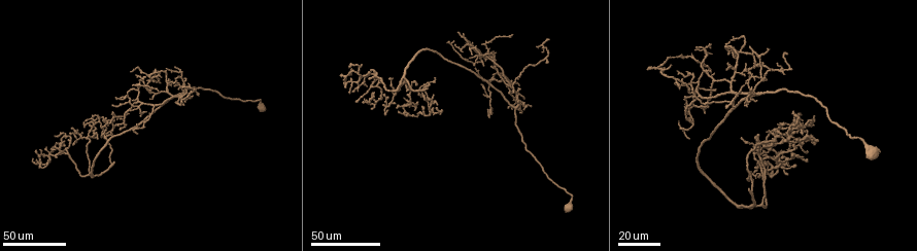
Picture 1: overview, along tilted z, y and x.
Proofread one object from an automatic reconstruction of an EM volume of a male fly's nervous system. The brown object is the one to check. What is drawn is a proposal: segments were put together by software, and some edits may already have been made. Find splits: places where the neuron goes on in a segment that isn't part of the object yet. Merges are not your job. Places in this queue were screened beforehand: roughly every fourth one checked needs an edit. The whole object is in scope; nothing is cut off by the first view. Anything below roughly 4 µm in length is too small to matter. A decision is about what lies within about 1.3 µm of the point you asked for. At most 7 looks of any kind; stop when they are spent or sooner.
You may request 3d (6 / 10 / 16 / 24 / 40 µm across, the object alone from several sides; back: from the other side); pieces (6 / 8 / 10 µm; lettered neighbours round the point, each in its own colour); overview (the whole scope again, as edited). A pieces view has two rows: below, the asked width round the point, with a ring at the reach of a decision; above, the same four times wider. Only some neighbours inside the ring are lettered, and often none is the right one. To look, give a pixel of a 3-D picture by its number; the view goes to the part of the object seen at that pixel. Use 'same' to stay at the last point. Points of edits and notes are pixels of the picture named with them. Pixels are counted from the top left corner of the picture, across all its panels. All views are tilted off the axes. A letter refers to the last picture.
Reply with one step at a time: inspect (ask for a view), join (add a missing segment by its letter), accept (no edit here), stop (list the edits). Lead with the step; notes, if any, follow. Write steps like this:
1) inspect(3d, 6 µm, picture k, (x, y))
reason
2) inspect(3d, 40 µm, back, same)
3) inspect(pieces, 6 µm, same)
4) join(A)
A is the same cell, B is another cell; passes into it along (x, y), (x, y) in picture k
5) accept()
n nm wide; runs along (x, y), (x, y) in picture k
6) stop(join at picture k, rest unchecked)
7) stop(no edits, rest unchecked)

inspect(3d, 24 µm, picture 1, (750, 188))
free end

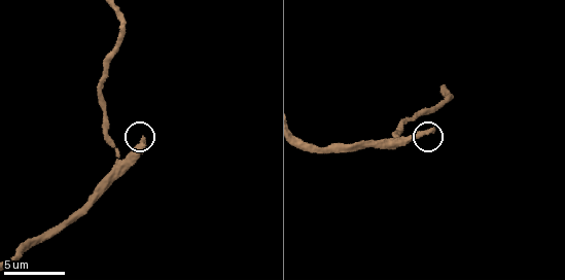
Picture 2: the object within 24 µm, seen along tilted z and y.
inspect(pieces, 8 µm, picture 2, (142, 140))

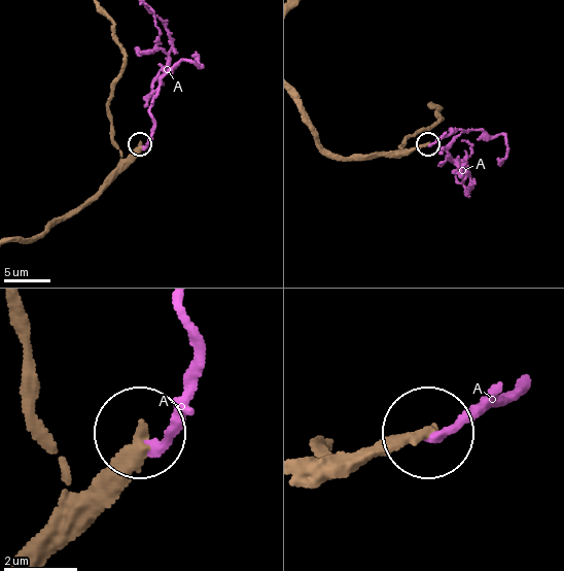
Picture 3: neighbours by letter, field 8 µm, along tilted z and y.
accept()
240 nm wide; A is another cell; runs along (35, 541), (136, 433) in picture 3; none of them fits

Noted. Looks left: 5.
inspect(3d, 24 µm, picture 1, (385, 115))

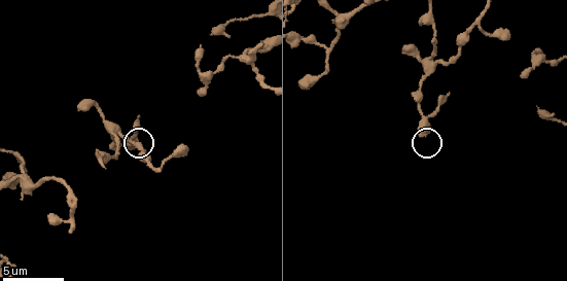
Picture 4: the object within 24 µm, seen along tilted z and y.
inspect(pieces, 8 µm, picture 4, (424, 132))

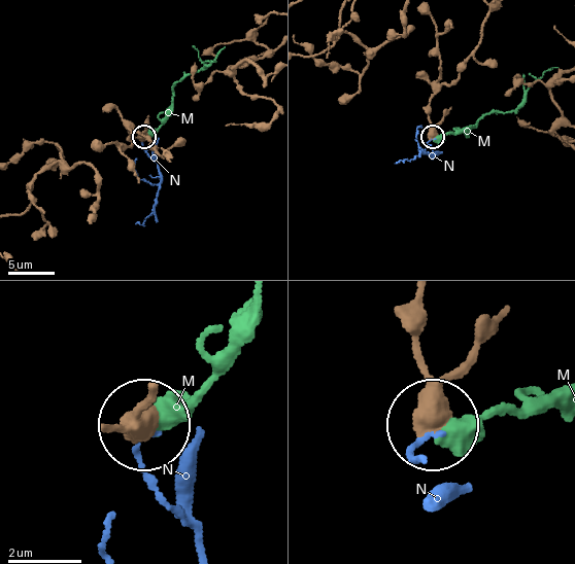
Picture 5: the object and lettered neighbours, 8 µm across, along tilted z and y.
accept()
M and N are other cells; runs along (421, 307), (416, 354), (430, 417) in picture 5; no lettered segment goes on from it

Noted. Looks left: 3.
inspect(3d, 24 µm, picture 1, (41, 162))
stops while still wide

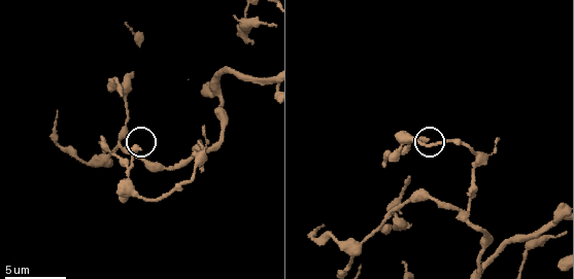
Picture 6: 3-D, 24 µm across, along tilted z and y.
inspect(pieces, 8 µm, picture 6, (137, 149))
what lies round it

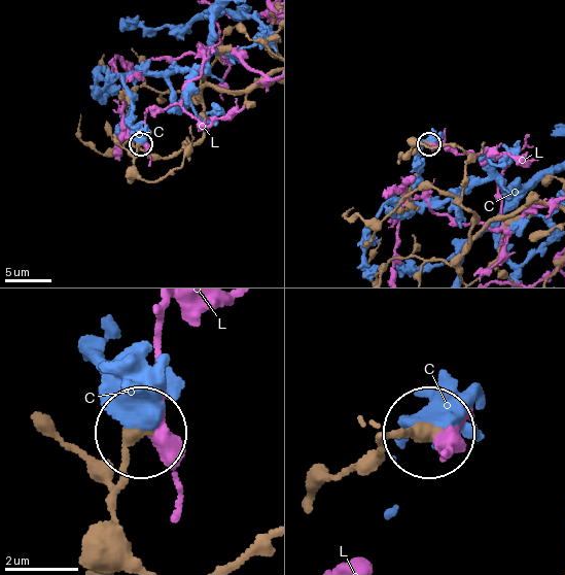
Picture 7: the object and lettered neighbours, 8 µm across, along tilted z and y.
accept()
C and L are other cells; none of them fits

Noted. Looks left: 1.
stop(no edits, rest unchecked)

